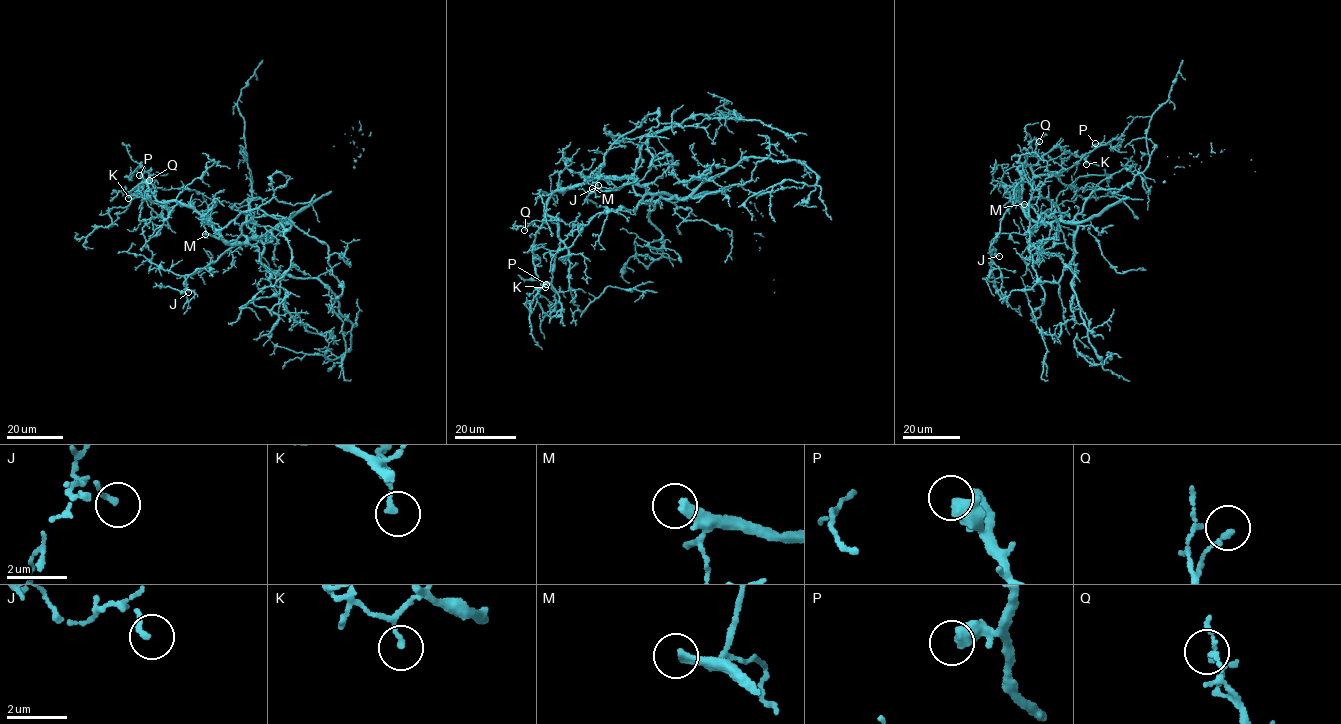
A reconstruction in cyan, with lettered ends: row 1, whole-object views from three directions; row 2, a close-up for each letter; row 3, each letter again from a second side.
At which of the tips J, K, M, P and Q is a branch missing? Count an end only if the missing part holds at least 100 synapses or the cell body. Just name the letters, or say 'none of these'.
M

